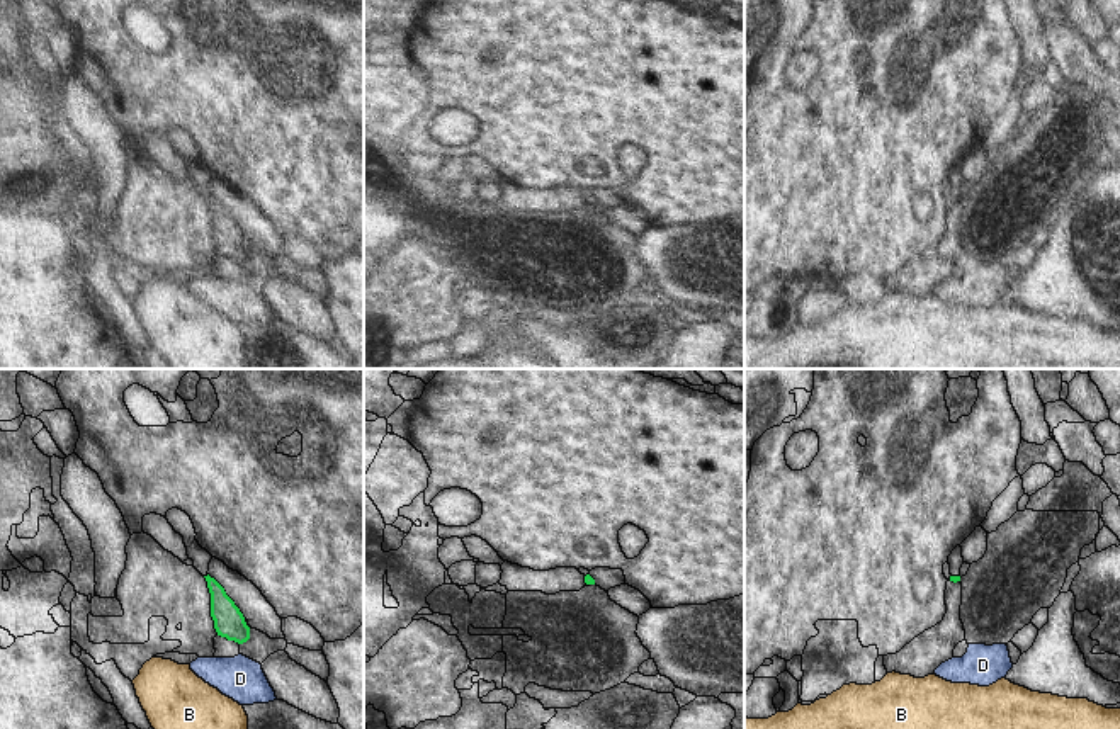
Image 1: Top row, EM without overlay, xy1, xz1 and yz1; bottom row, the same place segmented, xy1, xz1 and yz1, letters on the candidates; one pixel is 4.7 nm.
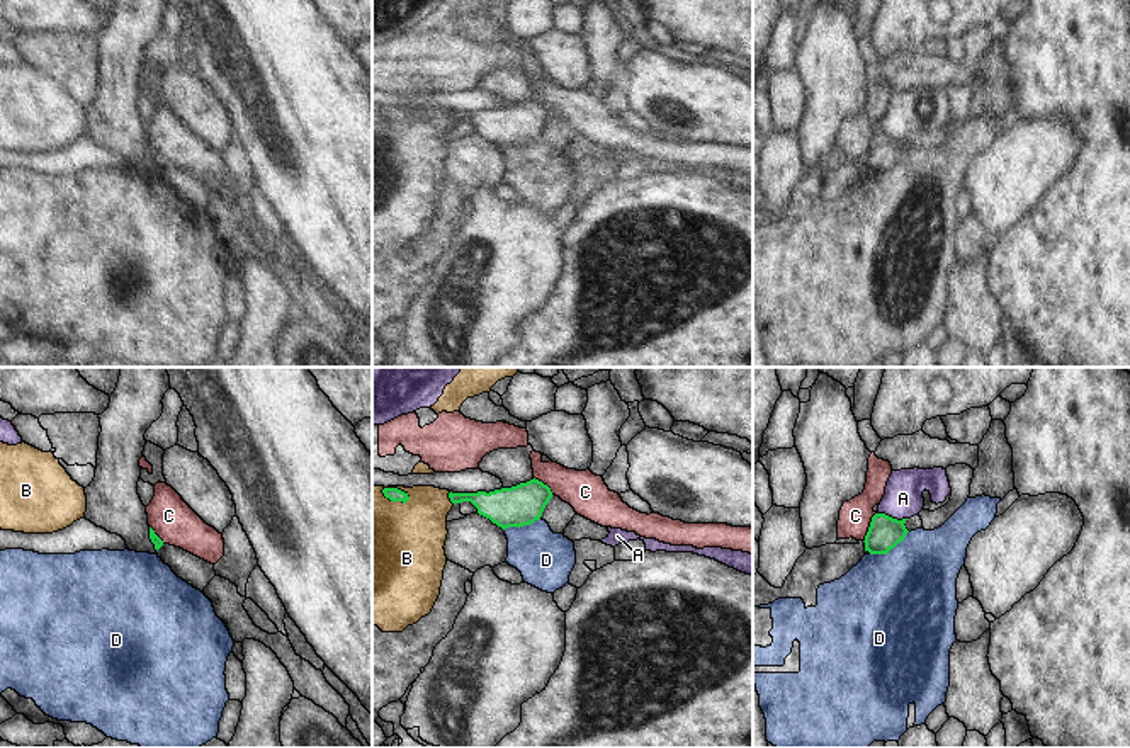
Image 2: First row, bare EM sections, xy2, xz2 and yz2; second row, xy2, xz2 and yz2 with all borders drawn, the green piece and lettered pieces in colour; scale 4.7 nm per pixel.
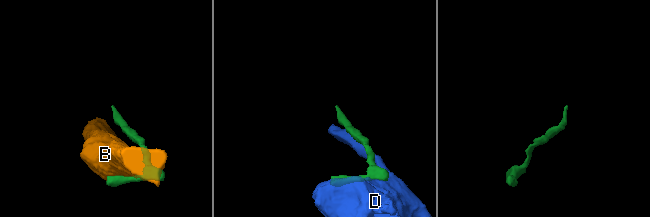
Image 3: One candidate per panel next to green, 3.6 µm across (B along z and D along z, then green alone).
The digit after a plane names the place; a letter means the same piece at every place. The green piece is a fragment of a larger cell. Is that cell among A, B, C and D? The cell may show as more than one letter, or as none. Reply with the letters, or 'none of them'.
none of them

